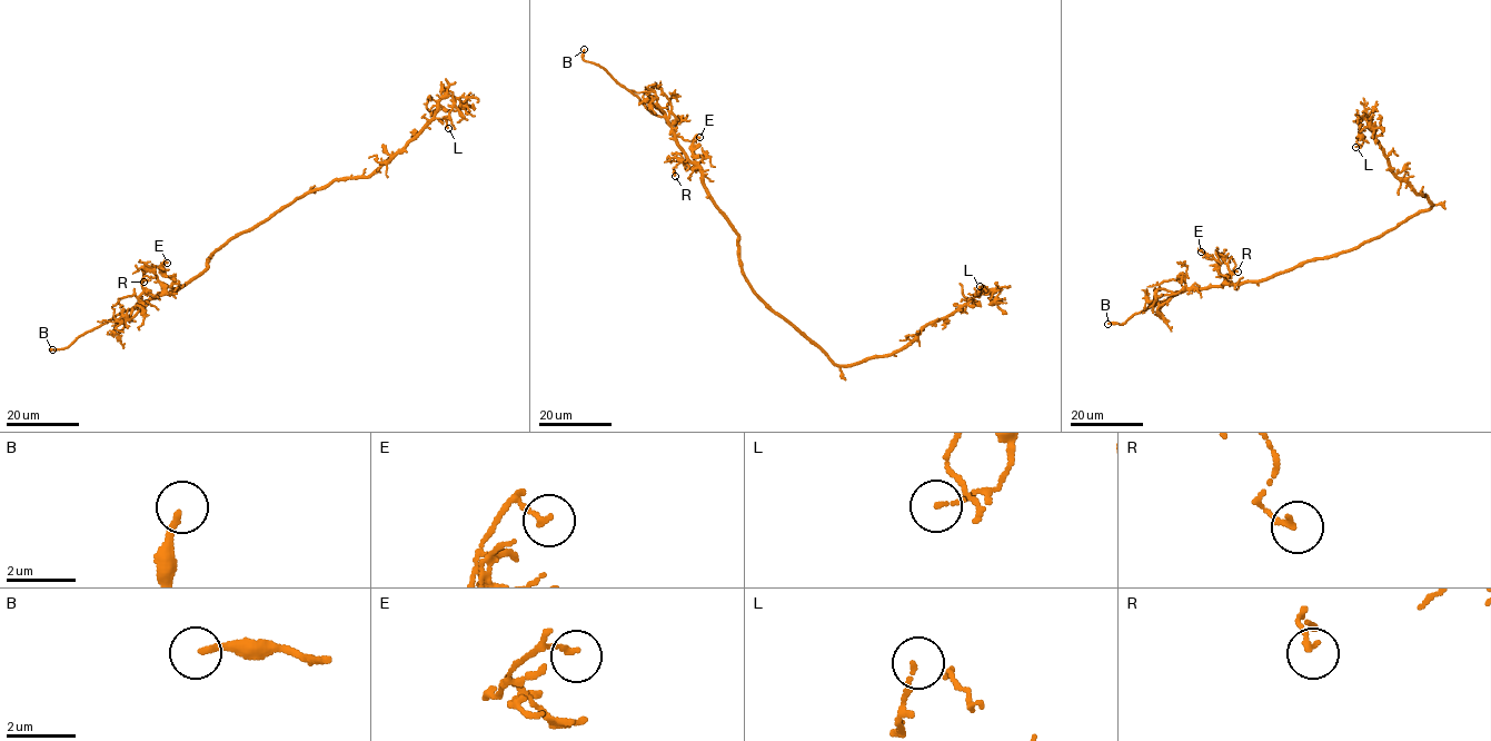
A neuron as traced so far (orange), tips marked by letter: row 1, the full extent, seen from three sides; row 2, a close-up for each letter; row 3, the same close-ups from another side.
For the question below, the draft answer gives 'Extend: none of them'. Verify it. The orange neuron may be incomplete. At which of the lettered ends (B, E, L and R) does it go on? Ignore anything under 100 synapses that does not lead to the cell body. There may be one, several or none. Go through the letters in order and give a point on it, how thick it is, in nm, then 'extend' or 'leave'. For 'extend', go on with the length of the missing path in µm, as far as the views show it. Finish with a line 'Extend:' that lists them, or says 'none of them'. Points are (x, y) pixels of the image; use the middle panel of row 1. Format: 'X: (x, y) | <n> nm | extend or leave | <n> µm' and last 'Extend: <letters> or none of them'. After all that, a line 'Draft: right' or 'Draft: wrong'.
B: (584, 49) | 160 nm | extend | 40 µm
E: (699, 137) | 120 nm | leave
L: (980, 286) | 120 nm | leave
R: (675, 176) | 140 nm | leave
Extend: B
Draft: wrong

